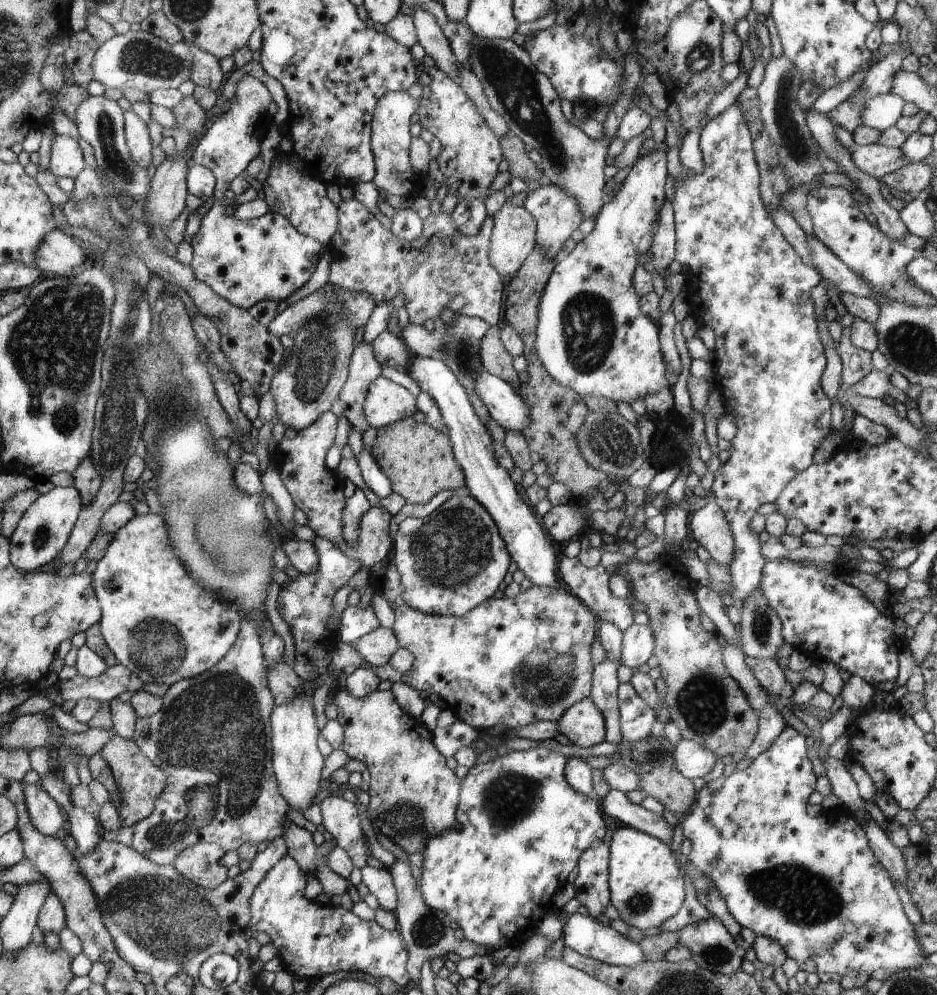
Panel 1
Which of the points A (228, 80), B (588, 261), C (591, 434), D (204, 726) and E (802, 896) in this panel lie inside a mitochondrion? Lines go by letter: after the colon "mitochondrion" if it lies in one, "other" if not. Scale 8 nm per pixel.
A: other
B: other
C: mitochondrion
D: mitochondrion
E: mitochondrion

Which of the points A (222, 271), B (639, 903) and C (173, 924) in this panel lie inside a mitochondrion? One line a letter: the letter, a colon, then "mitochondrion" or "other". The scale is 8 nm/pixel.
A: other
B: mitochondrion
C: mitochondrion

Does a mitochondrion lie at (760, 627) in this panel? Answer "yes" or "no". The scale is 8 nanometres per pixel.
yes

